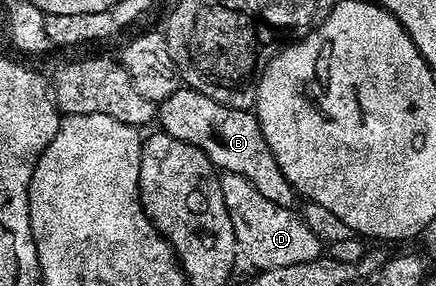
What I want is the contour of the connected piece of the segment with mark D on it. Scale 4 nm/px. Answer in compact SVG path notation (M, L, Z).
M229 171L220 177L222 193L226 201L226 209L230 213L230 221L234 225L236 246L253 263L256 269L274 269L286 265L302 265L302 261L314 261L321 258L322 244L320 238L310 230L295 210L270 201L270 197L262 197L246 177L235 175Z

